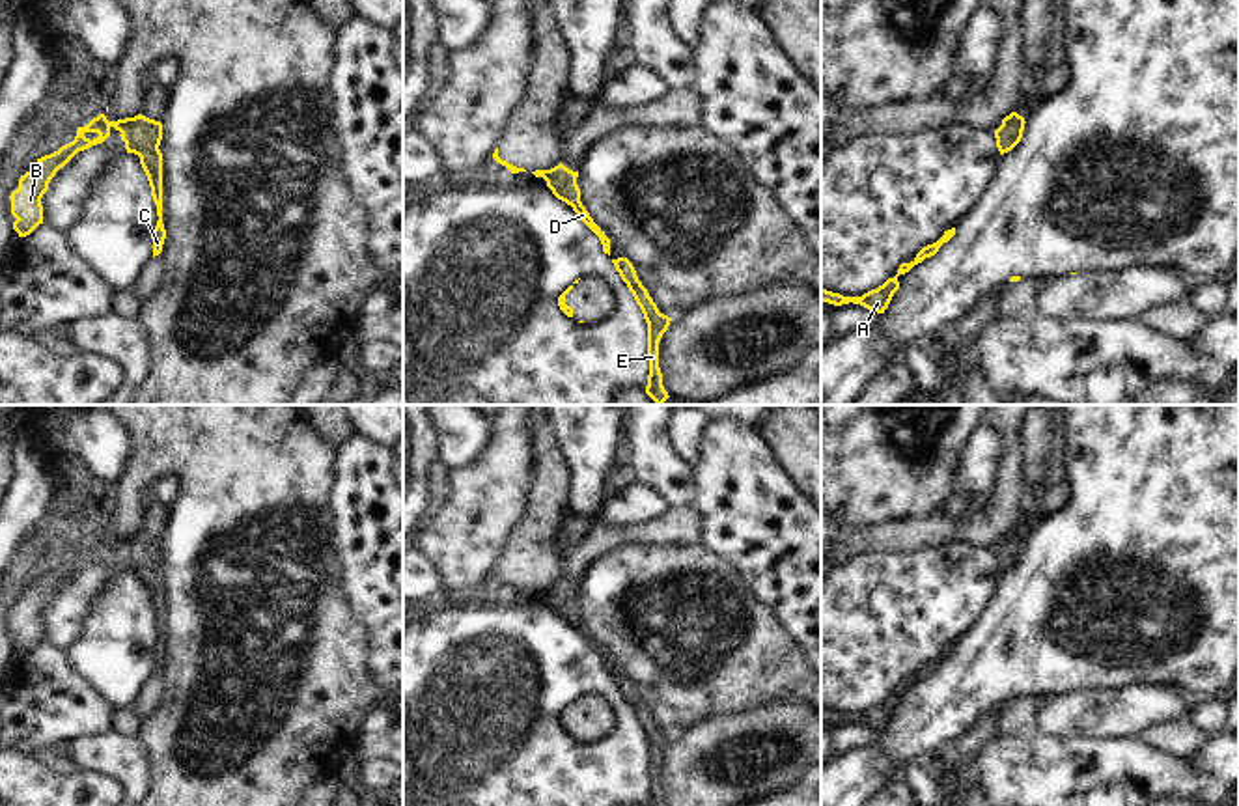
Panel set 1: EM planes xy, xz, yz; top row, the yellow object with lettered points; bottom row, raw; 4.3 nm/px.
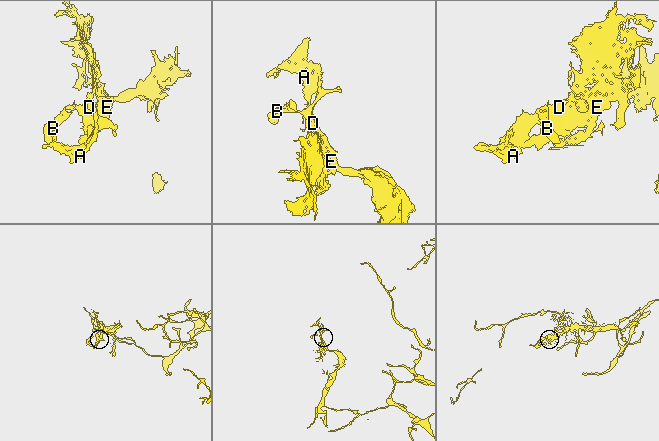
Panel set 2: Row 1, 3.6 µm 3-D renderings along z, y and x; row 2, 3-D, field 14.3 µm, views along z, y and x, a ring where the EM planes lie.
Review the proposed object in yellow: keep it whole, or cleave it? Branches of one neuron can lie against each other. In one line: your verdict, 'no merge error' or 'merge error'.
merge error

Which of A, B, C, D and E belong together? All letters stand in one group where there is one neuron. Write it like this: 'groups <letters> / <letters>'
groups A C D E / B

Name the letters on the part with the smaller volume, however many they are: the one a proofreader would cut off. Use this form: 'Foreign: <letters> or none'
Foreign: B

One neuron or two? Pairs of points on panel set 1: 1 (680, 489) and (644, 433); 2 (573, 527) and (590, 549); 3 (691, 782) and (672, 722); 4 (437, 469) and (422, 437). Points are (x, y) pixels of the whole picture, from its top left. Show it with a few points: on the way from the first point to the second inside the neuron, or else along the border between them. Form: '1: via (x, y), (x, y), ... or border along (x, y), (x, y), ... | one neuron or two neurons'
1: via (670, 478), (652, 458), (650, 448) | one neuron
2: border along (594, 521), (590, 530), (566, 553) | two neurons
3: border along (717, 717), (695, 722), (672, 736) | two neurons
4: border along (437, 458), (428, 469), (426, 495) | two neurons

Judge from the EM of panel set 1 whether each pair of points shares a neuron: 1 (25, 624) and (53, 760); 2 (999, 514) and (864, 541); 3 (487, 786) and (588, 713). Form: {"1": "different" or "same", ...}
{"1": "different", "2": "same", "3": "different"}

